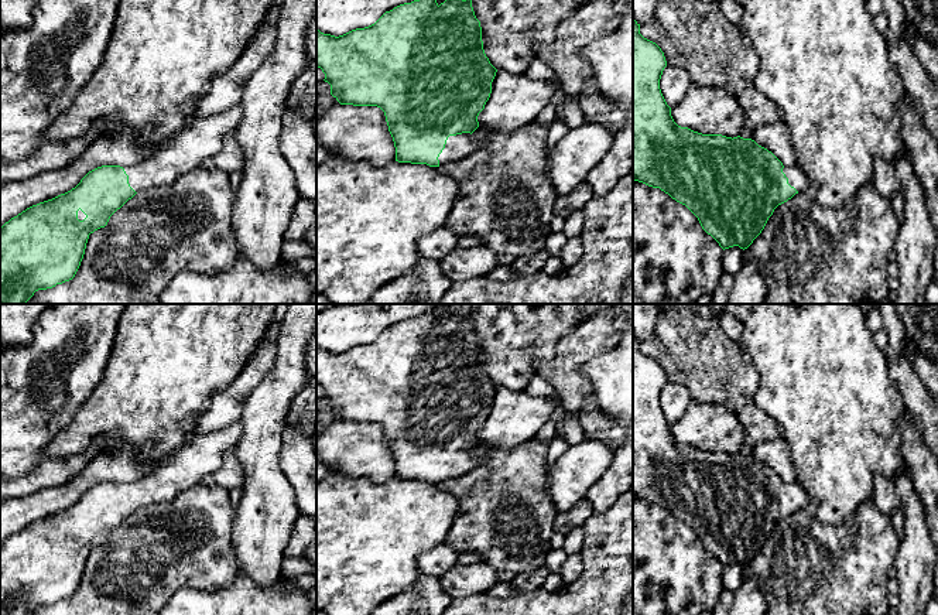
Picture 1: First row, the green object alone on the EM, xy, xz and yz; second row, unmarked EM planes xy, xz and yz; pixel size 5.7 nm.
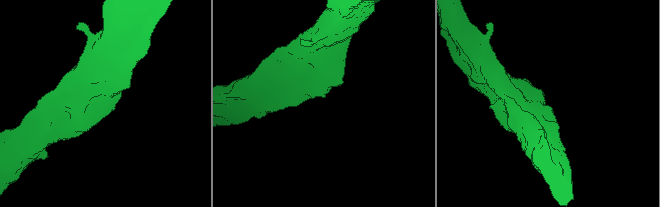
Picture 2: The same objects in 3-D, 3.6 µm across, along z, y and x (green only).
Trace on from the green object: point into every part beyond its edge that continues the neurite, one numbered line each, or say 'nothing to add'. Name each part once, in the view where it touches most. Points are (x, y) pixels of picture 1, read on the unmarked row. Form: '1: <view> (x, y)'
1: xz (459, 463)

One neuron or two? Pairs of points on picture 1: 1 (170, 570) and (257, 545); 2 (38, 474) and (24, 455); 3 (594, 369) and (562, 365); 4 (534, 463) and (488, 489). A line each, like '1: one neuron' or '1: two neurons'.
1: two neurons
2: two neurons
3: two neurons
4: one neuron

